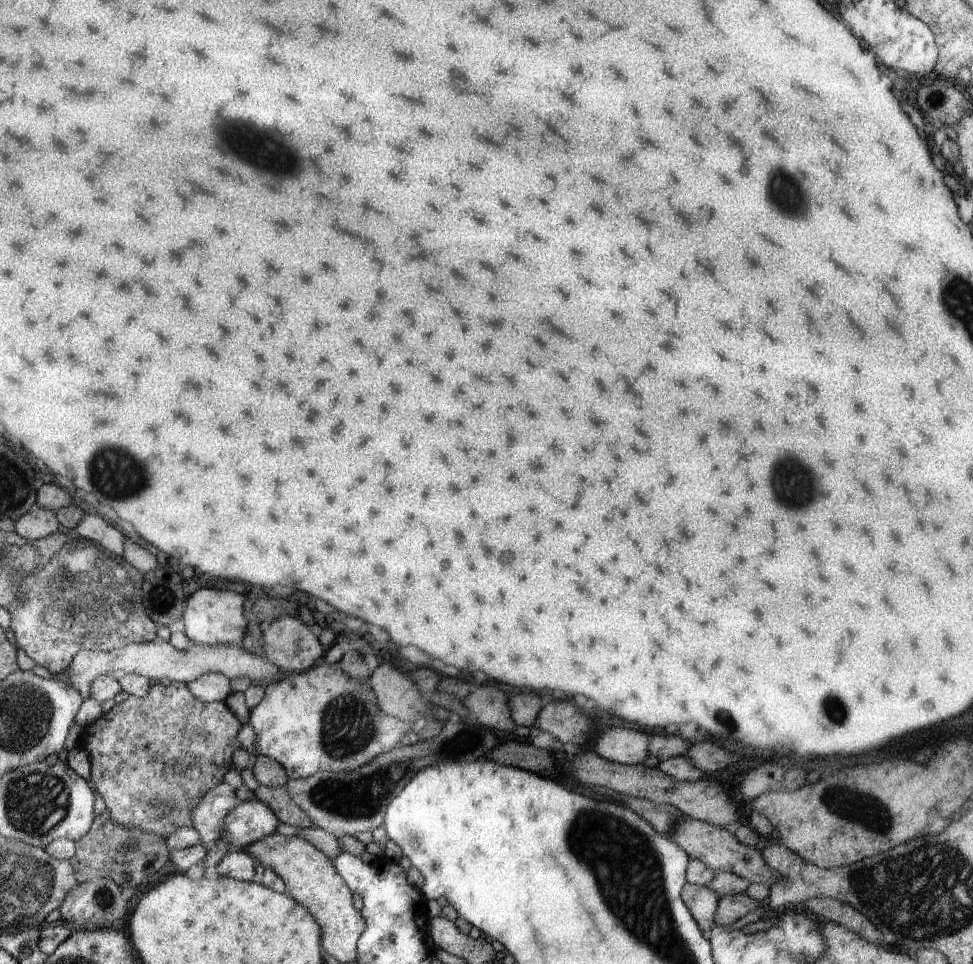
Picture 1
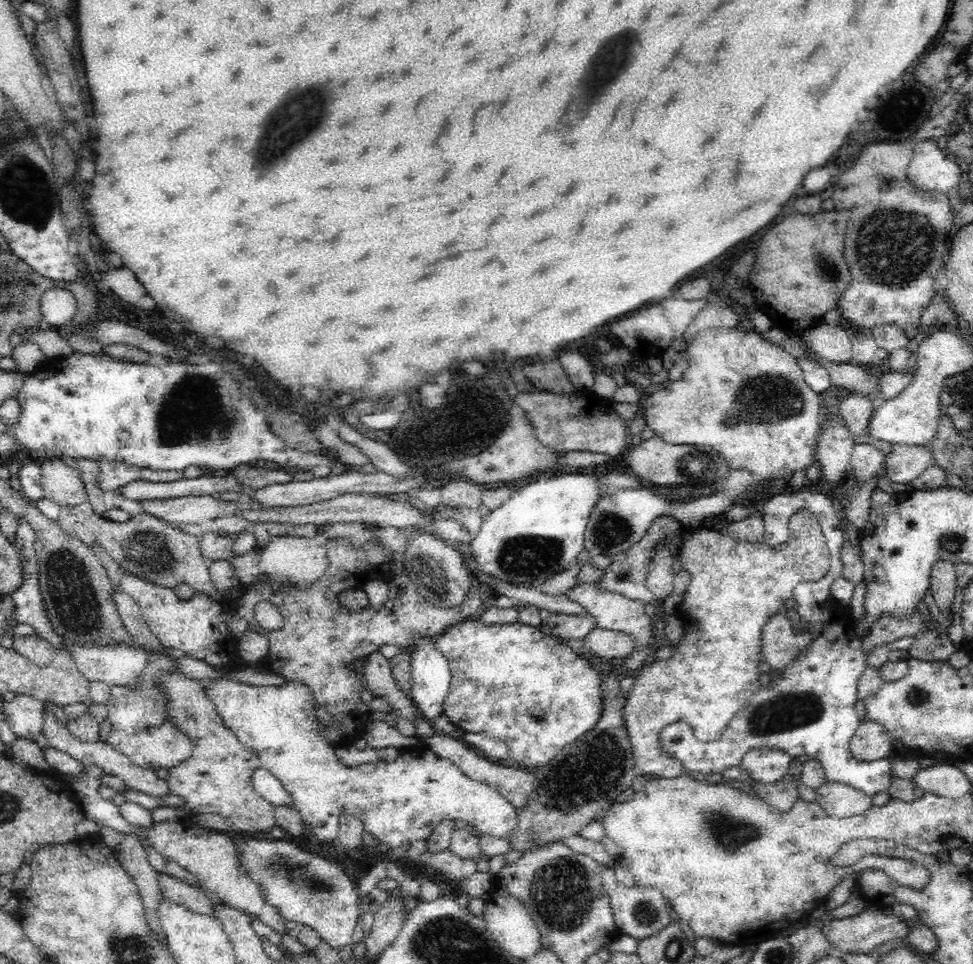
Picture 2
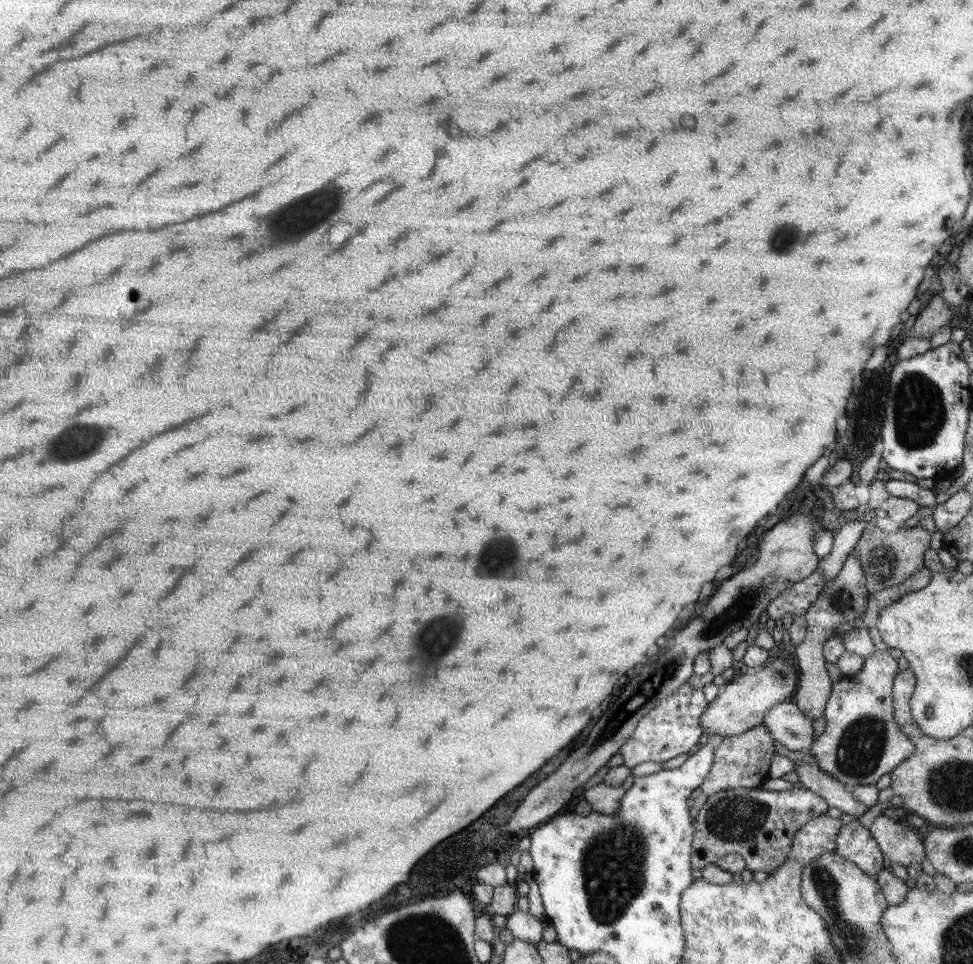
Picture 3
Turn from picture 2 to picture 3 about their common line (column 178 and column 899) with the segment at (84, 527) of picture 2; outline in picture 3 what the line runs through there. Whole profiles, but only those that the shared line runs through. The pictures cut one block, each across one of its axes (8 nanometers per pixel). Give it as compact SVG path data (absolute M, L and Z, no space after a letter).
M871 522L871 526L861 534L853 556L857 558L863 578L867 580L867 590L869 594L879 592L883 588L891 588L897 584L903 584L909 576L913 576L917 570L921 570L923 564L923 552L929 548L931 544L931 534L925 532L921 526L915 528L899 528L895 534L885 534L879 528L875 528L875 524Z

